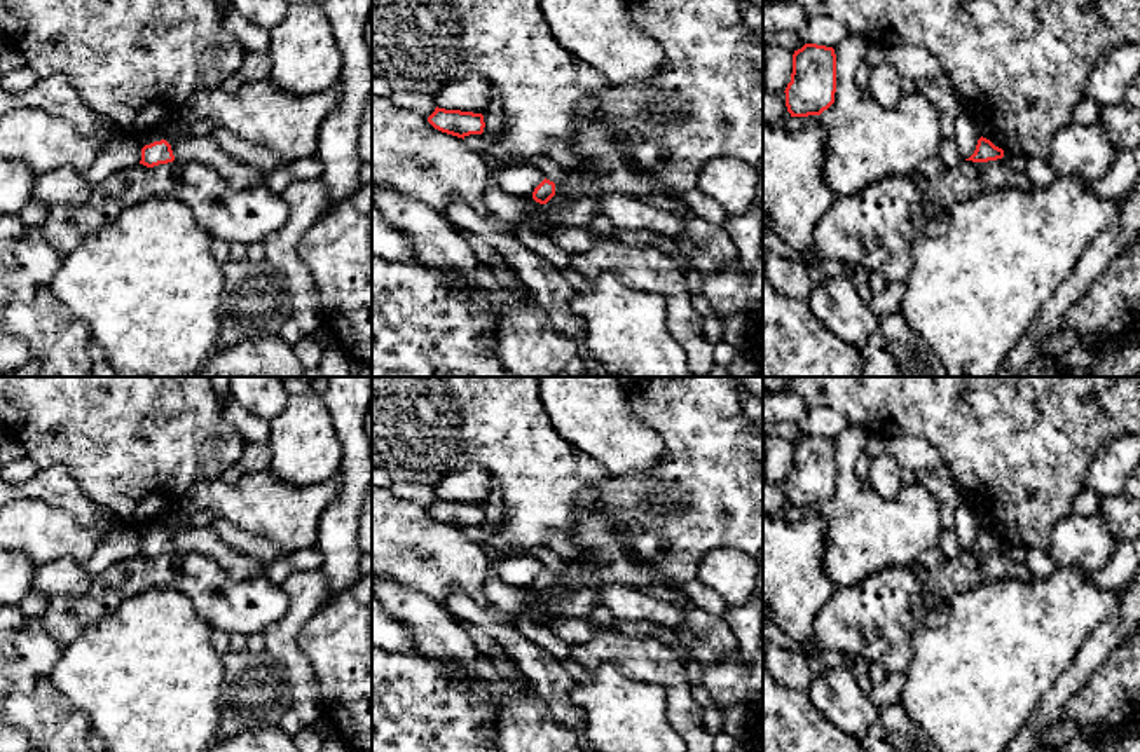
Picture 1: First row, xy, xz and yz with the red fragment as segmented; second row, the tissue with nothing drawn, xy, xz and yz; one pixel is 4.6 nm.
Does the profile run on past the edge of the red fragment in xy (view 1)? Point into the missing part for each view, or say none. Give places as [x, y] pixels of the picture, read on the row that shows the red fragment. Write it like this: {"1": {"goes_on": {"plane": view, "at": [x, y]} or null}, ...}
{"1": {"goes_on": null}}

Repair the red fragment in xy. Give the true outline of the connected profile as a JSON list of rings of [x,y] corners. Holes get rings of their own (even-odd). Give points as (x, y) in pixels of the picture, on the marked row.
[[[166,140],[154,141],[154,143],[145,145],[141,148],[140,164],[143,164],[147,167],[168,164],[168,162],[173,162],[173,161],[175,161],[175,155],[173,155],[171,145]]]

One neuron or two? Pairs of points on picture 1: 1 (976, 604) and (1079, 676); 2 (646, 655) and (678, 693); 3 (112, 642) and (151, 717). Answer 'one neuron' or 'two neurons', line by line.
1: two neurons
2: one neuron
3: one neuron

